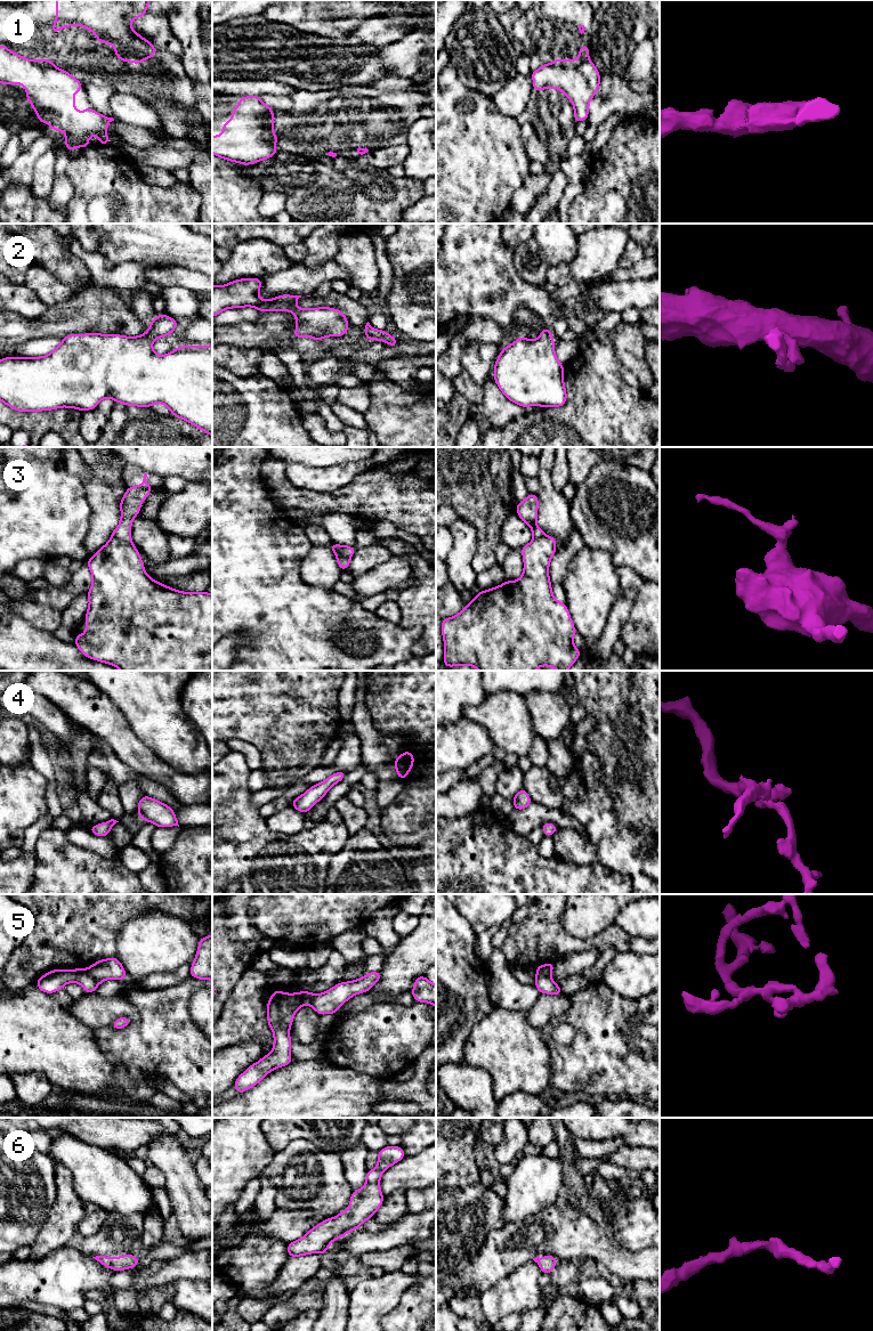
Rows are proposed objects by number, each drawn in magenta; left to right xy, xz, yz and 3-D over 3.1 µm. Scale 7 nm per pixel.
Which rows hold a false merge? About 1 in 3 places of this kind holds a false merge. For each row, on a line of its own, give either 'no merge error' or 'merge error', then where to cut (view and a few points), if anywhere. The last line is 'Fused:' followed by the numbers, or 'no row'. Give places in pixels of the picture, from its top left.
1: merge error; cut xz (274, 118), (267, 122), (264, 136), (275, 147)
2: no merge error; cut none
3: merge error; cut xz (334, 544), (338, 551), (349, 558)
4: no merge error; cut none
5: merge error; cut xy (87, 968), (99, 982)
6: no merge error; cut none
Fused: 1, 3, 5

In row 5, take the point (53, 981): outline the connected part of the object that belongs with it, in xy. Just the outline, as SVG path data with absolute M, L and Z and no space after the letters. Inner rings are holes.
M82 968L49 971L39 977L35 985L45 993L54 993L71 982L81 984L86 993L92 993L99 985L88 969Z

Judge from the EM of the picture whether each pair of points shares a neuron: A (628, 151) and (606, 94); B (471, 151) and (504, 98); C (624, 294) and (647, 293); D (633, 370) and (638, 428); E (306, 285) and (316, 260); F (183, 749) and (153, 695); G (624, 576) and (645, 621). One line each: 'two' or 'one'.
A: two
B: two
C: one
D: two
E: two
F: one
G: two

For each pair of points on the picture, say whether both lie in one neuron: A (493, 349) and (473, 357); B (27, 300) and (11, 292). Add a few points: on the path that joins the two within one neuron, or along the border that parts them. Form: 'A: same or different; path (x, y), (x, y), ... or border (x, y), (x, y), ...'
A: same; path (488, 352), (477, 357)
B: same; path (24, 300), (15, 294)

